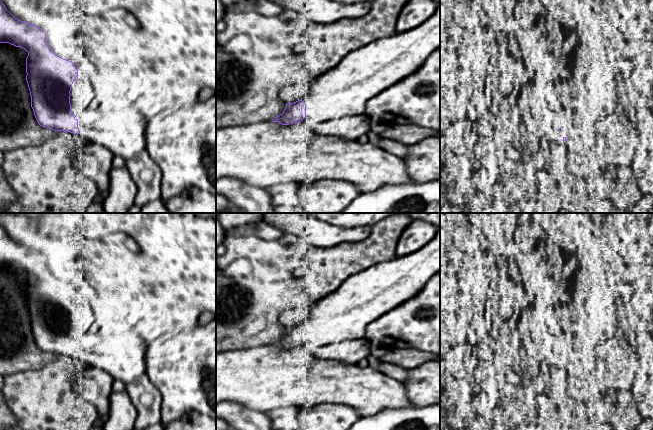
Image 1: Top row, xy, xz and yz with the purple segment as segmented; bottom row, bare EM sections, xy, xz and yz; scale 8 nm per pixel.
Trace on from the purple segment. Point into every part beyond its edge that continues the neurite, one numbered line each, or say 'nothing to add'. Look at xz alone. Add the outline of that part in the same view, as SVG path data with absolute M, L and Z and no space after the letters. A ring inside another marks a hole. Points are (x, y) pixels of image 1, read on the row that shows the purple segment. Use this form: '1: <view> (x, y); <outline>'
nothing to add

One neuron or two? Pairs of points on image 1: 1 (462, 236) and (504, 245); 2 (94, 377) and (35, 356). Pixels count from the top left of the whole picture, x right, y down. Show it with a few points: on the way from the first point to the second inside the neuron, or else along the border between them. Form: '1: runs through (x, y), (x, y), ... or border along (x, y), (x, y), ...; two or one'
1: border along (470, 226), (475, 228), (485, 238), (498, 255); two
2: runs through (79, 377), (57, 377), (50, 370); one

